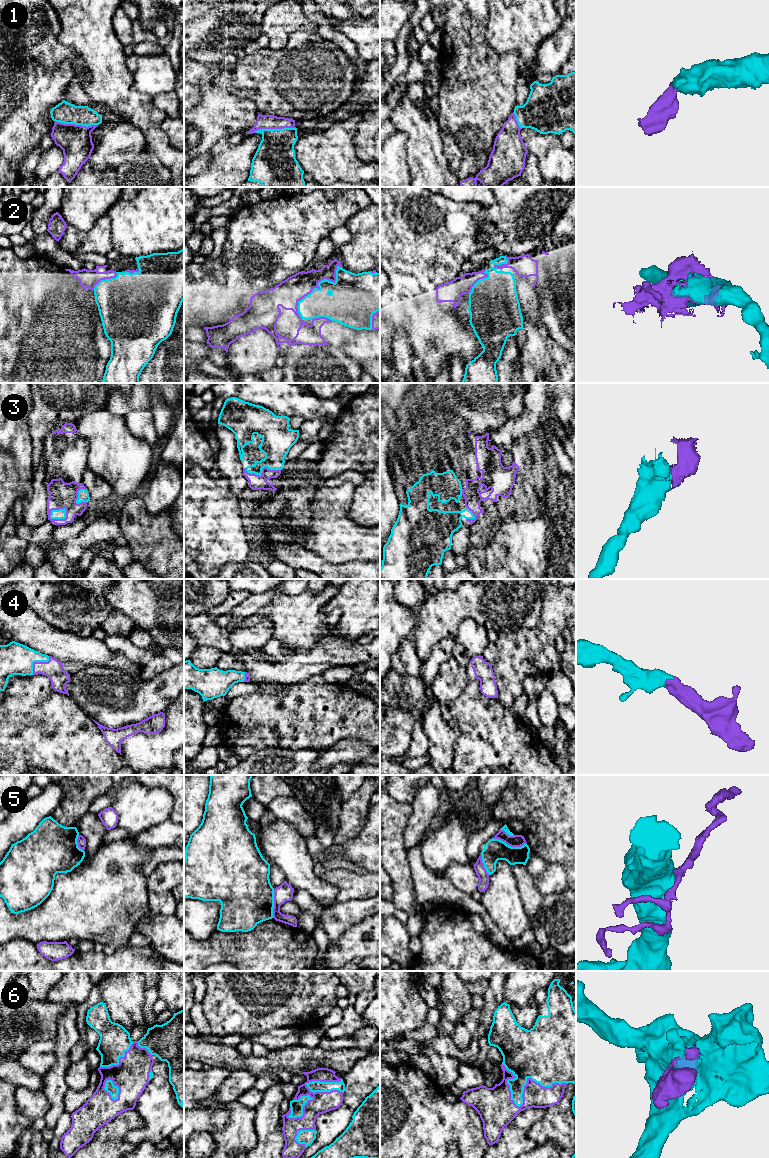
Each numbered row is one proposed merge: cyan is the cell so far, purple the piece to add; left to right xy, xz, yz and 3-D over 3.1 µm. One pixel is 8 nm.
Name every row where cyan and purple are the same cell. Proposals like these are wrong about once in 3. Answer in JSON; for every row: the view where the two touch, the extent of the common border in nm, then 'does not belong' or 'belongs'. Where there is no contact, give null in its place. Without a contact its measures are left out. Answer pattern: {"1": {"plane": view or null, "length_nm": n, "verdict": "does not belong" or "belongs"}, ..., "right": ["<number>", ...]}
{"1": {"plane": "xy", "length_nm": 340, "verdict": "belongs"}, "2": {"plane": "xz", "length_nm": 550, "verdict": "does not belong"}, "3": {"plane": "xy", "length_nm": 160, "verdict": "belongs"}, "4": {"plane": "xy", "length_nm": 200, "verdict": "belongs"}, "5": {"plane": "yz", "length_nm": 280, "verdict": "does not belong"}, "6": {"plane": "yz", "length_nm": 550, "verdict": "belongs"}, "right": ["1", "3", "4", "6"]}

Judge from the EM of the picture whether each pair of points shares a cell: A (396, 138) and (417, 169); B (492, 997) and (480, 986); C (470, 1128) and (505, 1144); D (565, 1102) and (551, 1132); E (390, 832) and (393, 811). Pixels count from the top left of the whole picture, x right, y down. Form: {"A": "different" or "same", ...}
{"A": "different", "B": "different", "C": "different", "D": "same", "E": "same"}

